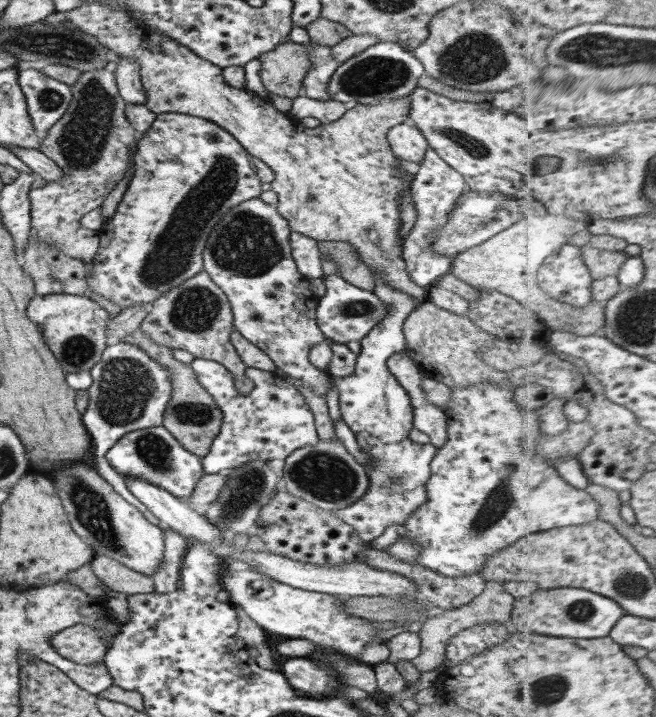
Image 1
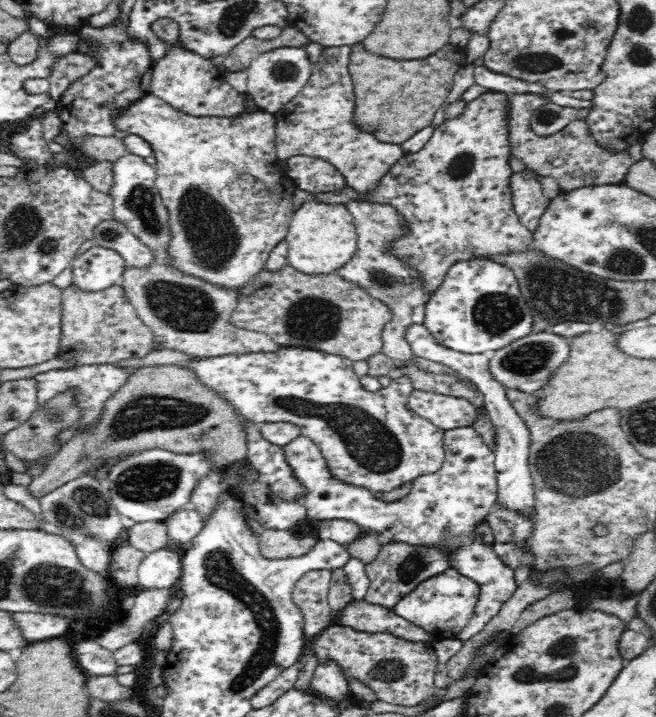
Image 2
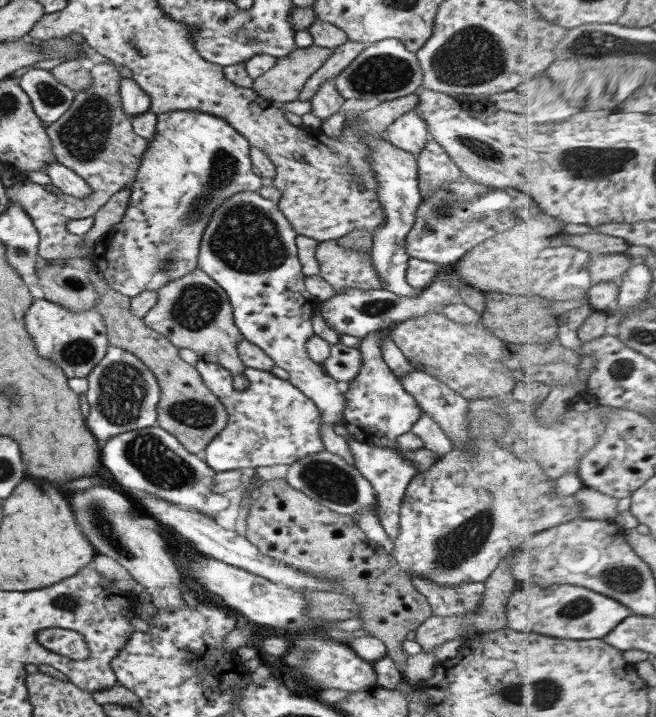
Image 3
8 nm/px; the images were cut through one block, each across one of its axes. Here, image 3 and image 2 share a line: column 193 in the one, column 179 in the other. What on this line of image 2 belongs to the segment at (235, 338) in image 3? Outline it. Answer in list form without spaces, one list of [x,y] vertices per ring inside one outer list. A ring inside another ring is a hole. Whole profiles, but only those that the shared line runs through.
[[[159,262],[148,269],[127,266],[121,284],[139,319],[152,330],[153,350],[170,348],[201,358],[212,358],[276,352],[280,348],[265,333],[240,329],[231,322],[232,312],[239,299],[236,290],[210,284]]]

